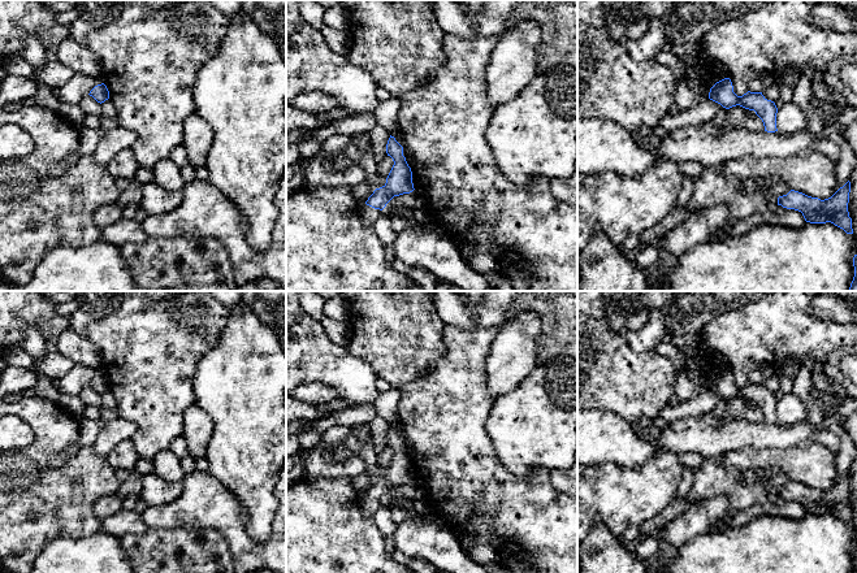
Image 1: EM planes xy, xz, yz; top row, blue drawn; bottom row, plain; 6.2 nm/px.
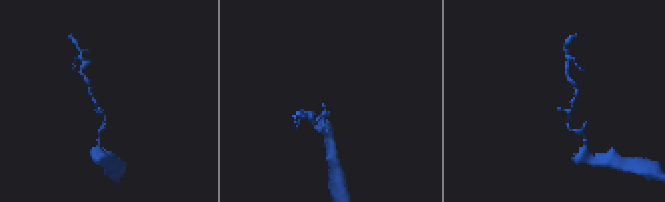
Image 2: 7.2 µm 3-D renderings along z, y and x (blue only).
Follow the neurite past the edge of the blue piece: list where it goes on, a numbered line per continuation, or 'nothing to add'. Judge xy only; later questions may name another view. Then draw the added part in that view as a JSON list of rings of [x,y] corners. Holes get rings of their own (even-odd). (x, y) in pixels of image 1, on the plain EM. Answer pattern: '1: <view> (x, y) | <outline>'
nothing to add

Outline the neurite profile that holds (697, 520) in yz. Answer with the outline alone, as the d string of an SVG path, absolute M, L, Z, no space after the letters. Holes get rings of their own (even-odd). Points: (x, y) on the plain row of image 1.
M714 496L693 503L679 518L668 524L657 534L661 543L667 543L675 550L692 538L706 534L711 530L711 524L726 513L728 499Z

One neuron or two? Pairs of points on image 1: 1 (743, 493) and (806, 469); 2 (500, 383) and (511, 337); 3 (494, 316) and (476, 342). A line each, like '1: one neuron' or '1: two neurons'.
1: two neurons
2: one neuron
3: two neurons

